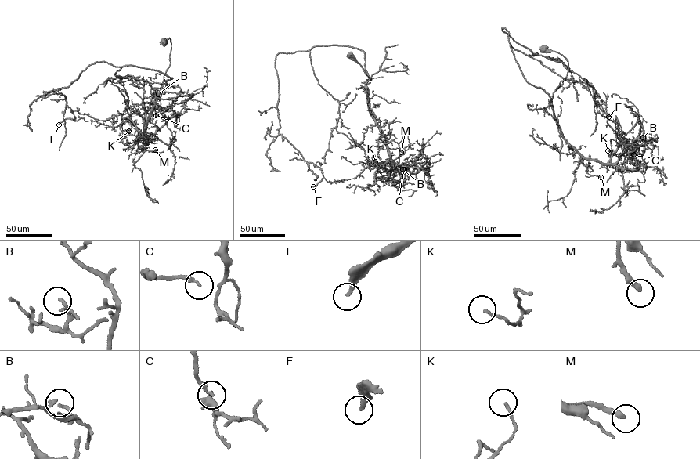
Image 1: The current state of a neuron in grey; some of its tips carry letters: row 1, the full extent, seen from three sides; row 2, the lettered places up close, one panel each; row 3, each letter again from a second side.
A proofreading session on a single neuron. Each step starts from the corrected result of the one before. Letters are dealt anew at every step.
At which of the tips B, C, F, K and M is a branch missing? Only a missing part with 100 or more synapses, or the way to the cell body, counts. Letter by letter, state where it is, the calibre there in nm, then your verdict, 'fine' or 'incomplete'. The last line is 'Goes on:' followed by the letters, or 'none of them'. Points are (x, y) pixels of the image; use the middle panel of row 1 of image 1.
B: (402, 169) | 130 nm | fine
C: (404, 169) | 110 nm | fine
F: (313, 186) | 220 nm | fine
K: (375, 161) | 120 nm | fine
M: (401, 152) | 300 nm | fine
Goes on: none of them

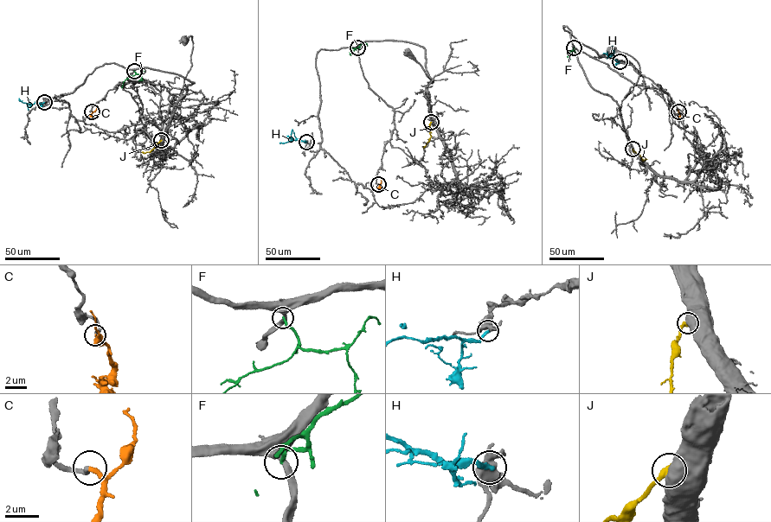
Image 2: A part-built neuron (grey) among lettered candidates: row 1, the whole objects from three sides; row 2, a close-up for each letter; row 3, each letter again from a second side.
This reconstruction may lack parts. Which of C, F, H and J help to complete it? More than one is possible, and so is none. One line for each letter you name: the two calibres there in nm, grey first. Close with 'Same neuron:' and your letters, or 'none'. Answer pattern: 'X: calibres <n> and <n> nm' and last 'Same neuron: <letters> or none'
C: calibres 280 and 240 nm
Same neuron: C

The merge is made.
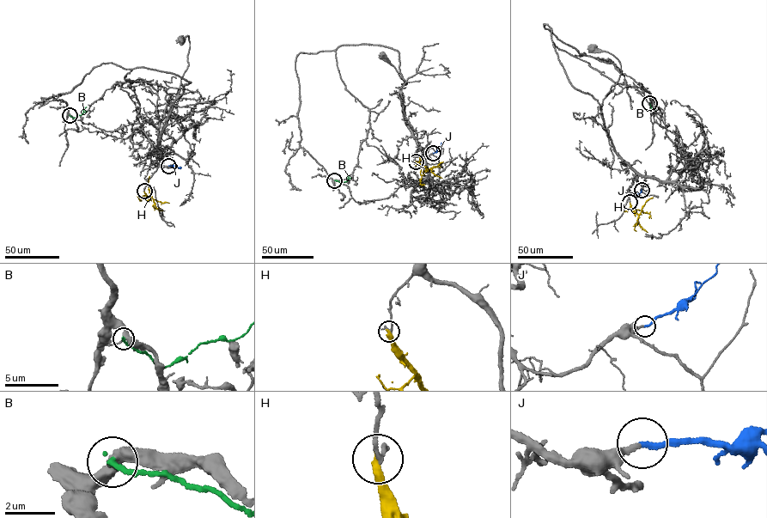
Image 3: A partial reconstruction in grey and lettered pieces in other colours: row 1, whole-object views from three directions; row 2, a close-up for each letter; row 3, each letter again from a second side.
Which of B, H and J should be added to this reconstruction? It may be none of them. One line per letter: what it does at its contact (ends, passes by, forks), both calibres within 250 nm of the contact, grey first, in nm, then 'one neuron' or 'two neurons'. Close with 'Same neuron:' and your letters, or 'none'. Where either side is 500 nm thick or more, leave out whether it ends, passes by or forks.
B: it ends | 400/200 nm | two neurons
H: it ends | 200/360 nm | two neurons
J: it ends | 240/220 nm | one neuron
Same neuron: J

